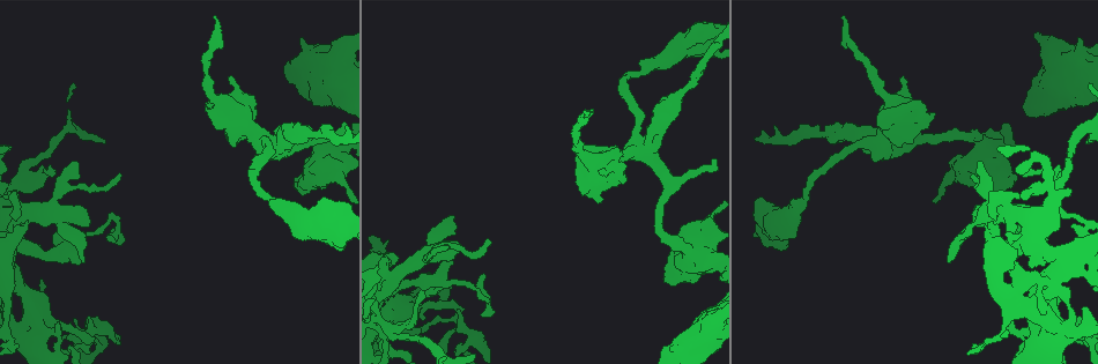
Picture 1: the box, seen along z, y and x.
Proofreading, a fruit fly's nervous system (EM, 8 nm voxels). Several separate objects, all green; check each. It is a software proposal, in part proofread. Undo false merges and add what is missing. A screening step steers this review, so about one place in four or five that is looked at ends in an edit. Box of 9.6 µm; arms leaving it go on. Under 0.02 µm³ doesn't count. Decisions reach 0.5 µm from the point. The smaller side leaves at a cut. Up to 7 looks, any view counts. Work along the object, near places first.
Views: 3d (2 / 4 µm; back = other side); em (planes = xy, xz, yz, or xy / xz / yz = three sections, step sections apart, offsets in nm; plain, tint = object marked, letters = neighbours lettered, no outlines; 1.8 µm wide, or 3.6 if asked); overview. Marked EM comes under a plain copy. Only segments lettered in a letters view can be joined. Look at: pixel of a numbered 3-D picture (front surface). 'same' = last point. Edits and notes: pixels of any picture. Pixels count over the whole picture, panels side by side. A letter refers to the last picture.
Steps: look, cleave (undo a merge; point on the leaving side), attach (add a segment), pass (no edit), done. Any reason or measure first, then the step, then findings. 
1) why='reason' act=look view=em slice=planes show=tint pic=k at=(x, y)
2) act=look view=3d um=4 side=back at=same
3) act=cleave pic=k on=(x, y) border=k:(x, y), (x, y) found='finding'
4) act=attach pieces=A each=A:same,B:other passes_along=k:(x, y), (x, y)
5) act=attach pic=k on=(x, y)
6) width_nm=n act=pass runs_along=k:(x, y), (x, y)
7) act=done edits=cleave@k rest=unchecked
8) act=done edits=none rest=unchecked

why='an open end' act=look view=3d um=4 side=back pic=1 at=(844, 17)

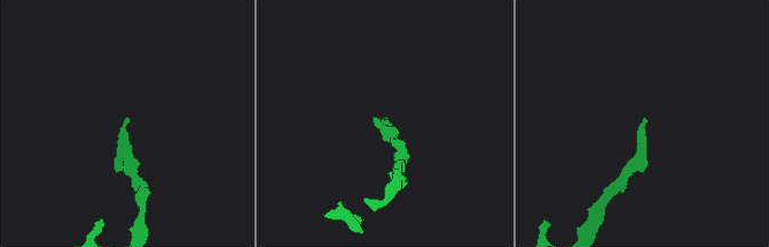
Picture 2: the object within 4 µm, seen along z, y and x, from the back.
why='now the EM' act=look view=em slice=planes show=letters pic=2 at=(646, 120)

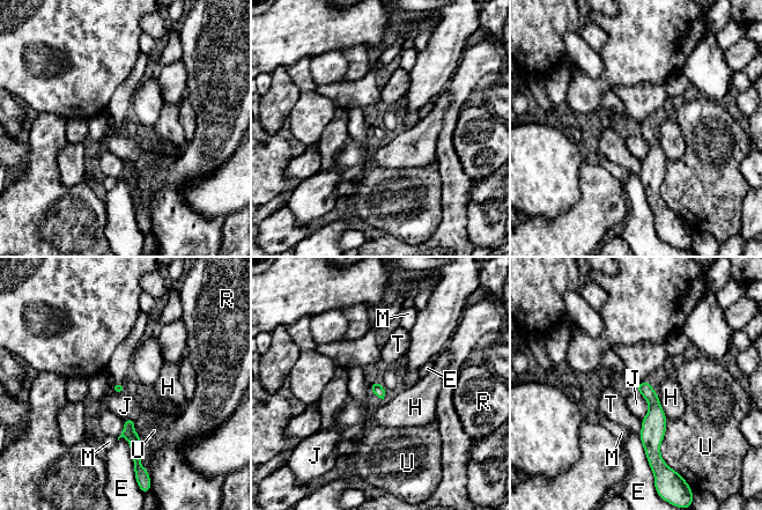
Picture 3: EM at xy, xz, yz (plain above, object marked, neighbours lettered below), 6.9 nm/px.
act=pass each=E:other,H:other,J:other,M:other,R:other,T:other,U:other runs_along=3:(643, 384), (653, 401), (652, 455) found='no lettered segment goes on from it'

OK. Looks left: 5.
why='free end' act=look view=3d um=4 pic=1 at=(324, 198)

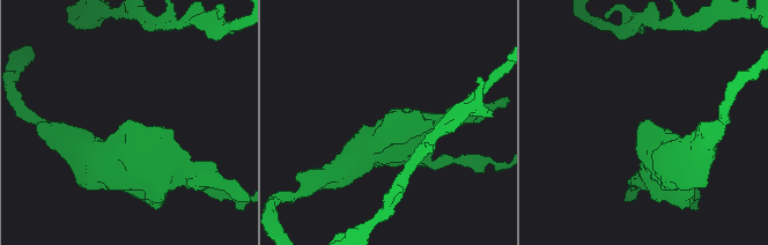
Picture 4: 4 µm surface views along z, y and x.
act=look view=em slice=planes show=letters pic=4 at=(387, 118)

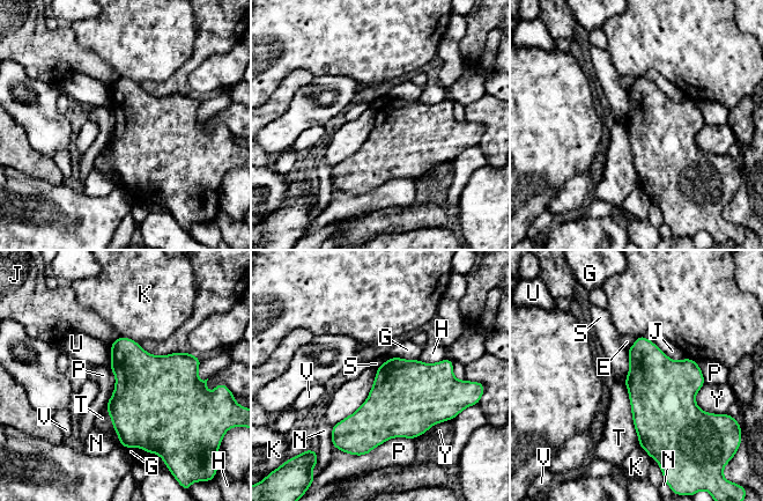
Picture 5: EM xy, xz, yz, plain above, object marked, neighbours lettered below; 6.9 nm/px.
longest_contact=P:500nm act=pass each=E:other,G:other,H:other,J:other,K:other,N:other,P:other,S:other,T:other,U:other,V:other,Y:other found='no lettered segment goes on from it'

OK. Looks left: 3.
why='thick turns thin' act=look view=3d um=2 pic=1 at=(377, 346)

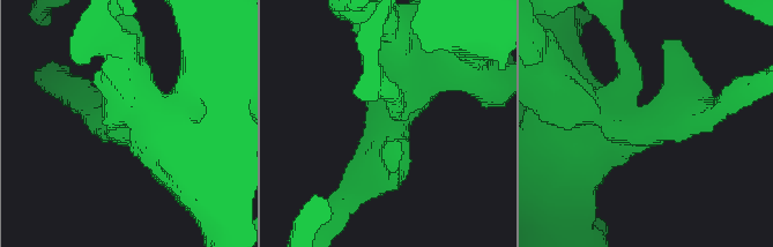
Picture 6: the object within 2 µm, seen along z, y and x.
why='shape alone is not enough' act=look view=em slice=planes show=letters pic=6 at=(649, 132)

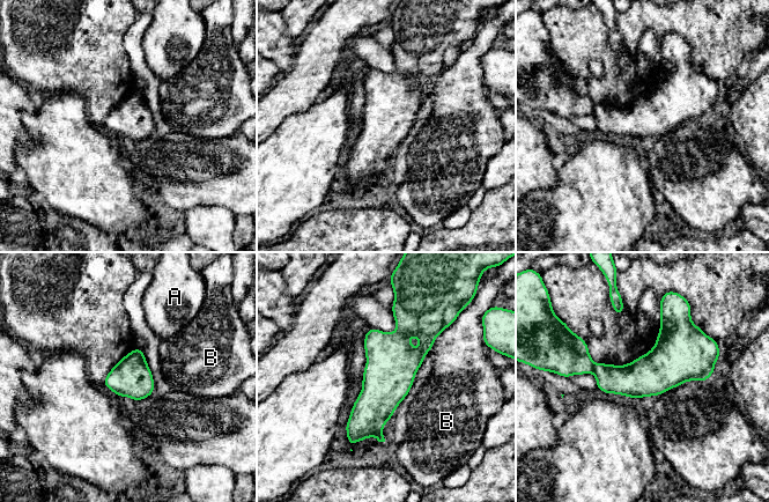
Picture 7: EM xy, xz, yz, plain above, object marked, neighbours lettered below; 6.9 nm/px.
act=pass each=A:other,B:other runs_along=7:(399, 314), (390, 374), (352, 441) found='all the same cell'

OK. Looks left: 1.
act=done edits=none rest=unchecked

